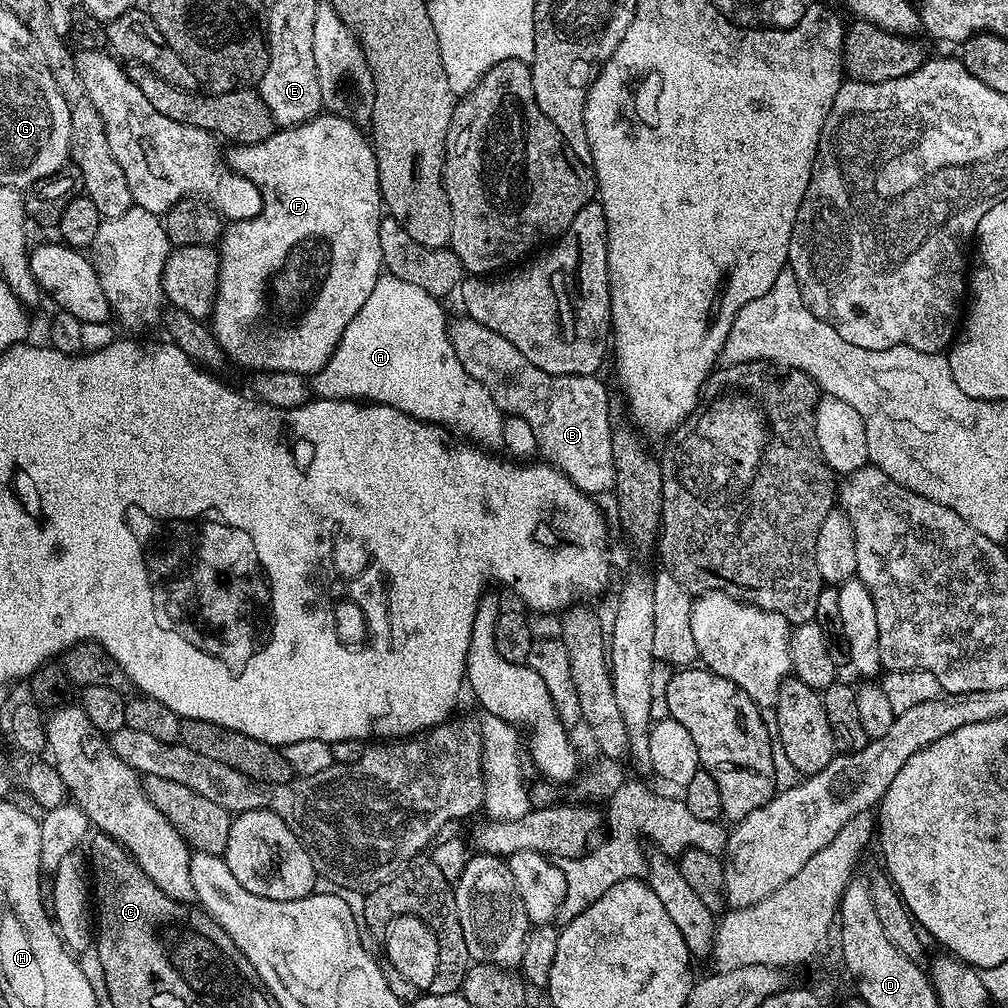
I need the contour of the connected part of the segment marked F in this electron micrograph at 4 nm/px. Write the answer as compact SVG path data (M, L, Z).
M321 114L305 124L293 128L273 131L270 138L257 144L238 144L229 147L226 152L226 163L238 174L242 174L258 190L264 199L264 205L259 216L253 220L237 220L229 223L223 229L218 241L220 253L220 273L218 274L218 290L216 304L212 307L210 327L213 336L220 343L223 355L228 356L236 364L244 368L252 368L256 372L299 372L314 374L326 366L326 362L334 354L346 326L362 310L366 298L370 298L370 290L374 290L374 282L382 274L380 247L378 246L378 226L382 219L382 201L380 199L380 183L378 182L378 162L376 151L372 148L372 141L367 135L360 132L351 119L342 114Z

